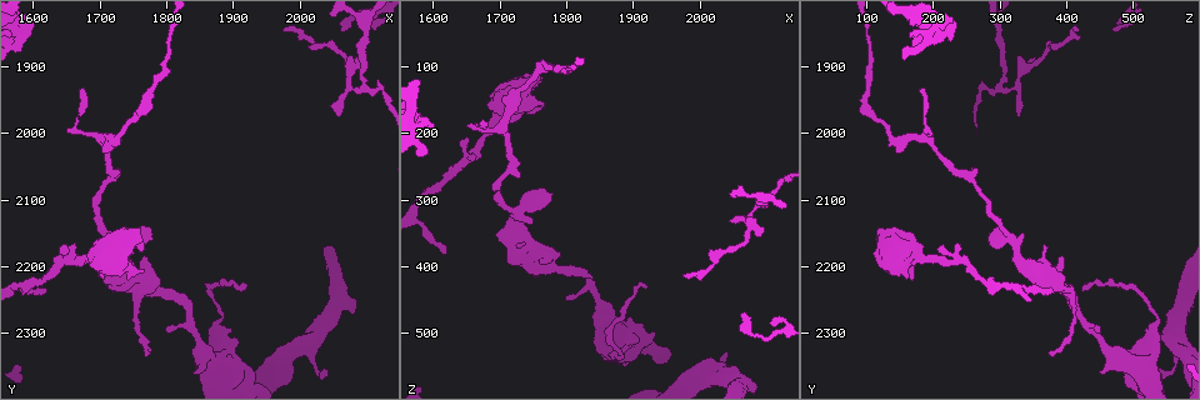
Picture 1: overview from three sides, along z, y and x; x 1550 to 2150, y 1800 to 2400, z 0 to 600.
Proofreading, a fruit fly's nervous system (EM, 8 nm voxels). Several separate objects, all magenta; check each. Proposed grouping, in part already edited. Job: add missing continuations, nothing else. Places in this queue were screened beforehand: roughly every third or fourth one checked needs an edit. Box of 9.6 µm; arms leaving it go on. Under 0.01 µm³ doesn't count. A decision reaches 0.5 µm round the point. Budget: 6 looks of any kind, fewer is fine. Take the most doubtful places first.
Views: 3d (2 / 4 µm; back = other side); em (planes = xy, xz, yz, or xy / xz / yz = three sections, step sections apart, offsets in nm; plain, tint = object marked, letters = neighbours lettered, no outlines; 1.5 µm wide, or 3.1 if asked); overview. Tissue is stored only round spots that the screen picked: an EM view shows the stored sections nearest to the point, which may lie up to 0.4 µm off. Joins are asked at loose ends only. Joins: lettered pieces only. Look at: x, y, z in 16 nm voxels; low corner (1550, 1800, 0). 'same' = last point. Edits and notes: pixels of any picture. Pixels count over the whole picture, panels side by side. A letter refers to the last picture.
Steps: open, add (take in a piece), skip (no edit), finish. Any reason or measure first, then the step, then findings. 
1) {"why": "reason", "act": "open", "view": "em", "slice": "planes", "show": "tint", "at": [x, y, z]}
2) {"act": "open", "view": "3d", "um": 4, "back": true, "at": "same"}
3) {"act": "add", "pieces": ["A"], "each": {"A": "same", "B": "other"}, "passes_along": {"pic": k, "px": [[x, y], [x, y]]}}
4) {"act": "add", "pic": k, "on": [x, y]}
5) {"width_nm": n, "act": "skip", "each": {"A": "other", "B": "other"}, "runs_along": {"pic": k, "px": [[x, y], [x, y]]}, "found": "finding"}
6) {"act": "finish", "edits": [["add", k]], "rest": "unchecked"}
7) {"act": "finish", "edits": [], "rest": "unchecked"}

{"why": "thin end", "act": "open", "view": "3d", "um": 4, "at": [1610, 2240, 380]}

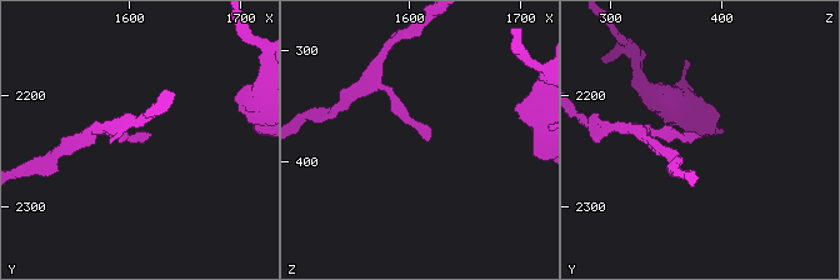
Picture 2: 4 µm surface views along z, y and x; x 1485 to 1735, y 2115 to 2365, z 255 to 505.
{"why": "shape alone is not enough", "act": "open", "view": "em", "slice": "xz", "step": 8, "show": "tint", "at": [1616, 2240, 378]}

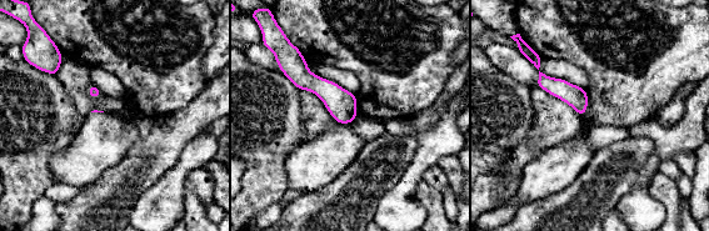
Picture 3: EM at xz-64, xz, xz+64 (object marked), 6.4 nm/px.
{"why": "another direction", "act": "open", "view": "em", "slice": "planes", "show": "letters", "at": "same"}

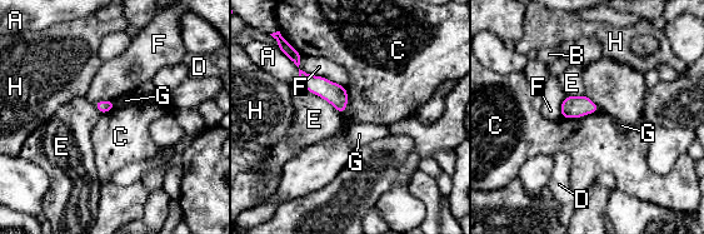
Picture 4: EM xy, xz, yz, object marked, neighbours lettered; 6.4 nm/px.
{"width_nm": 80, "act": "skip", "each": {"A": "other", "B": "other", "C": "other", "D": "other", "E": "other", "F": "other", "G": "other", "H": "other"}, "border": {"pic": 4, "px": [[598, 111], [579, 118], [562, 116]]}, "found": "none of them fits"}

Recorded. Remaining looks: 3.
{"why": "free end", "act": "open", "view": "em", "slice": "yz", "step": 8, "show": "tint", "at": [1600, 1840, 190]}

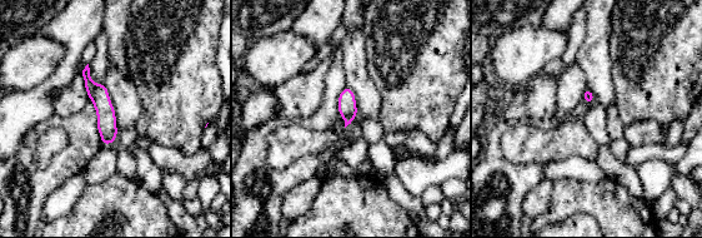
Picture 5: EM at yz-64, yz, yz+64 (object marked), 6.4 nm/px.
{"act": "open", "view": "em", "slice": "xz", "step": 8, "show": "letters", "at": "same"}

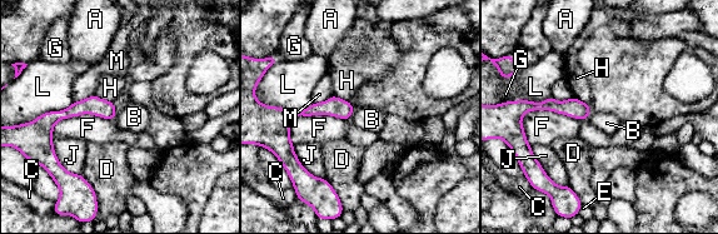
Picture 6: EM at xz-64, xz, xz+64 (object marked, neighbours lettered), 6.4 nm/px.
{"act": "skip", "each": {"A": "other", "B": "other", "C": "other", "D": "other", "E": "other", "F": "other", "G": "other", "H": "other", "J": "other", "L": "other", "M": "other"}, "border": {"pic": 6, "px": [[354, 109], [348, 119]]}, "found": "no lettered piece goes on from it"}

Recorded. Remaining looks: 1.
{"act": "finish", "edits": [], "rest": "unchecked"}

